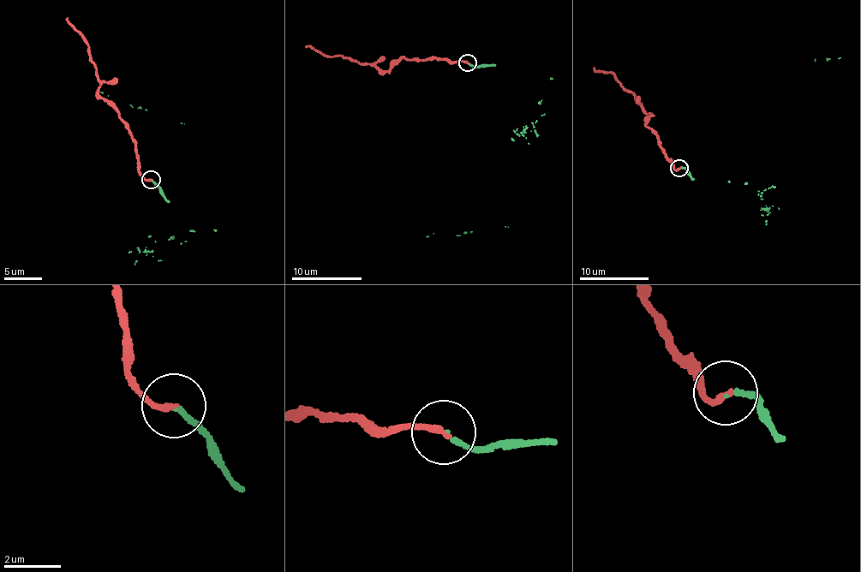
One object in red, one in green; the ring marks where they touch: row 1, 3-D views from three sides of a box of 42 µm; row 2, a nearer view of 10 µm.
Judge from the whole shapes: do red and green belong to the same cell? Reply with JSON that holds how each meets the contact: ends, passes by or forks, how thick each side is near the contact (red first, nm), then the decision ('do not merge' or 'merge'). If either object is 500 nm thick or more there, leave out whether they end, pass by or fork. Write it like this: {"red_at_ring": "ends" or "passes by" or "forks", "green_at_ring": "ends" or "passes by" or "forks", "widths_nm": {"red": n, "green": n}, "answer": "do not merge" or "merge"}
{"red_at_ring": "ends", "green_at_ring": "ends", "widths_nm": {"red": 240, "green": 150}, "answer": "merge"}

